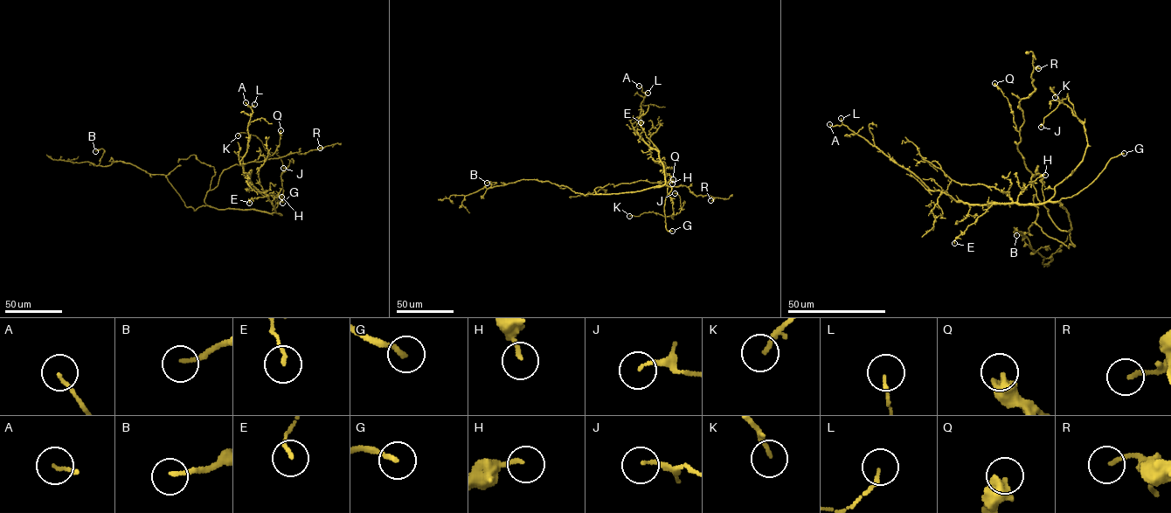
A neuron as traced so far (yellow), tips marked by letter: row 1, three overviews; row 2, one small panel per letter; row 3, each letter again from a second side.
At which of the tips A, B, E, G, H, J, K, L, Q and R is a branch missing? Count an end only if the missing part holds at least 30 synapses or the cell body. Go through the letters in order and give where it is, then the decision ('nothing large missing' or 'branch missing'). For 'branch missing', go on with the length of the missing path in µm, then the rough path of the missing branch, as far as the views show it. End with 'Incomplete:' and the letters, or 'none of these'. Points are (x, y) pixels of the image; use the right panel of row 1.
A: at (829, 124); nothing large missing
B: at (1016, 235); nothing large missing
E: at (954, 243); nothing large missing
G: at (1124, 153); nothing large missing
H: at (1045, 175); nothing large missing
J: at (1041, 127); nothing large missing
K: at (1055, 97); nothing large missing
L: at (841, 118); nothing large missing
Q: at (994, 83); nothing large missing
R: at (1038, 68); nothing large missing
Incomplete: none of these

